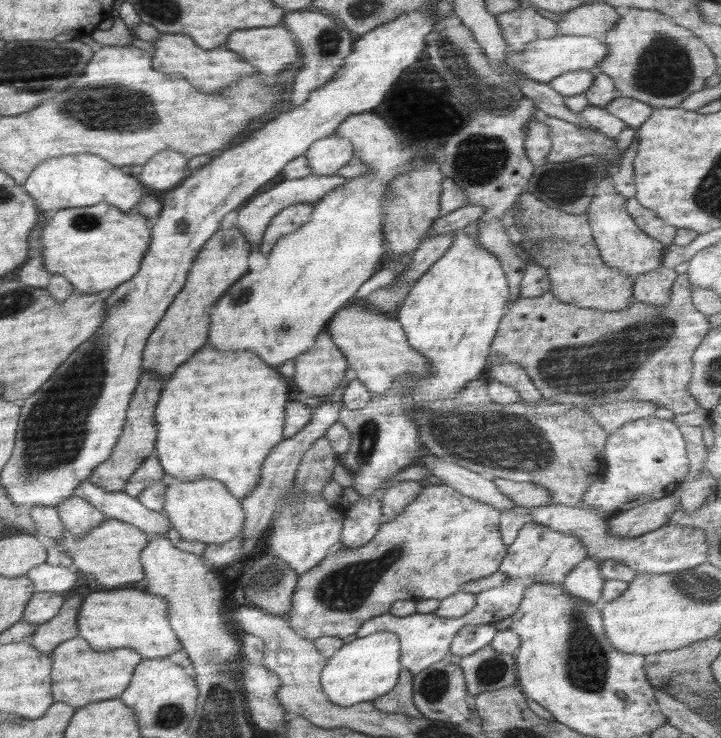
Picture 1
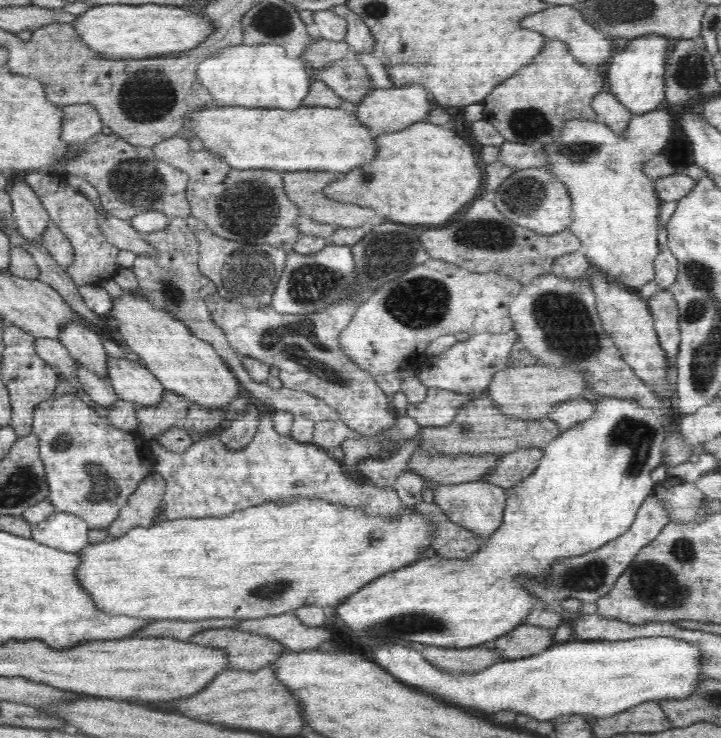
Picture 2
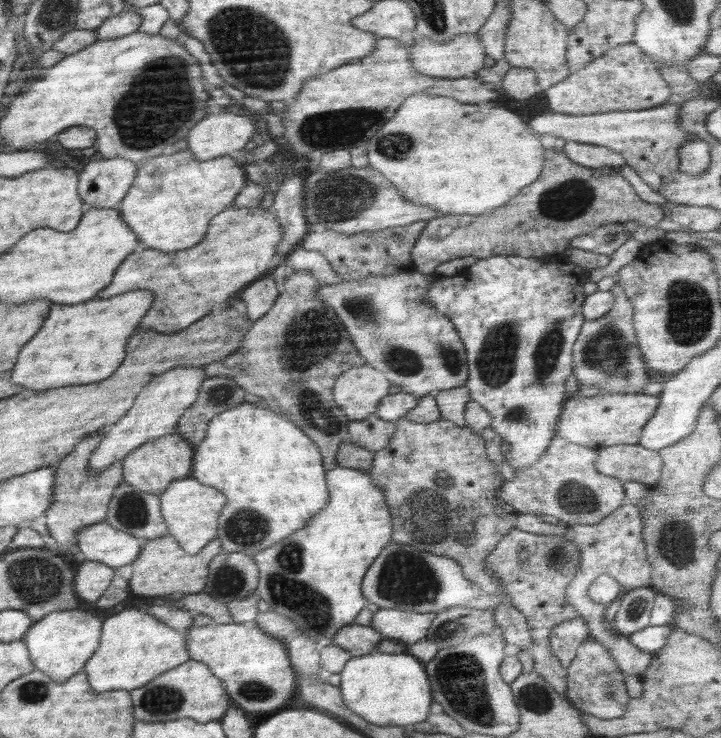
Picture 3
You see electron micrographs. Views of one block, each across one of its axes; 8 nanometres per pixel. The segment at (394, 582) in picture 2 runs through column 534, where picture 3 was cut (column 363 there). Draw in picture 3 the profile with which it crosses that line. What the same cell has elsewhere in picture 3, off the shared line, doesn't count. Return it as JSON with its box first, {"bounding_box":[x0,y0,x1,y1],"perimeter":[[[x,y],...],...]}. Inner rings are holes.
{"bounding_box":[253,464,393,647],"perimeter":[[[338,464],[325,472],[325,479],[328,487],[328,504],[325,504],[324,508],[321,508],[311,519],[308,519],[306,526],[304,526],[302,530],[294,532],[292,536],[280,540],[280,542],[274,544],[274,546],[264,548],[264,551],[258,552],[258,554],[253,557],[254,563],[258,566],[260,576],[257,587],[259,597],[264,600],[264,602],[268,602],[272,611],[284,616],[284,618],[288,618],[288,620],[294,621],[297,626],[297,633],[308,635],[314,642],[320,643],[324,647],[326,645],[332,645],[333,636],[336,632],[343,626],[352,624],[359,615],[360,610],[367,605],[368,602],[364,599],[364,595],[362,595],[361,591],[364,575],[366,575],[368,568],[372,565],[375,558],[380,555],[382,549],[391,542],[391,534],[393,533],[392,517],[386,502],[385,492],[382,487],[373,483],[372,475],[368,471],[348,468]]]}

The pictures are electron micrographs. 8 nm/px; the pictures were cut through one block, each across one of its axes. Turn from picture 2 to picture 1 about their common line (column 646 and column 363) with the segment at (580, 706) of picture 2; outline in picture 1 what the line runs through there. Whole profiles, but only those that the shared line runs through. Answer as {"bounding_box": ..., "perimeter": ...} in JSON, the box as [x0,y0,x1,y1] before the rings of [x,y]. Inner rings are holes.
{"bounding_box":[320,631,400,707],"perimeter":[[[387,631],[376,632],[356,638],[342,645],[336,654],[327,659],[320,673],[320,684],[326,696],[338,706],[352,707],[364,701],[373,701],[392,691],[398,684],[400,645],[397,634]]]}

